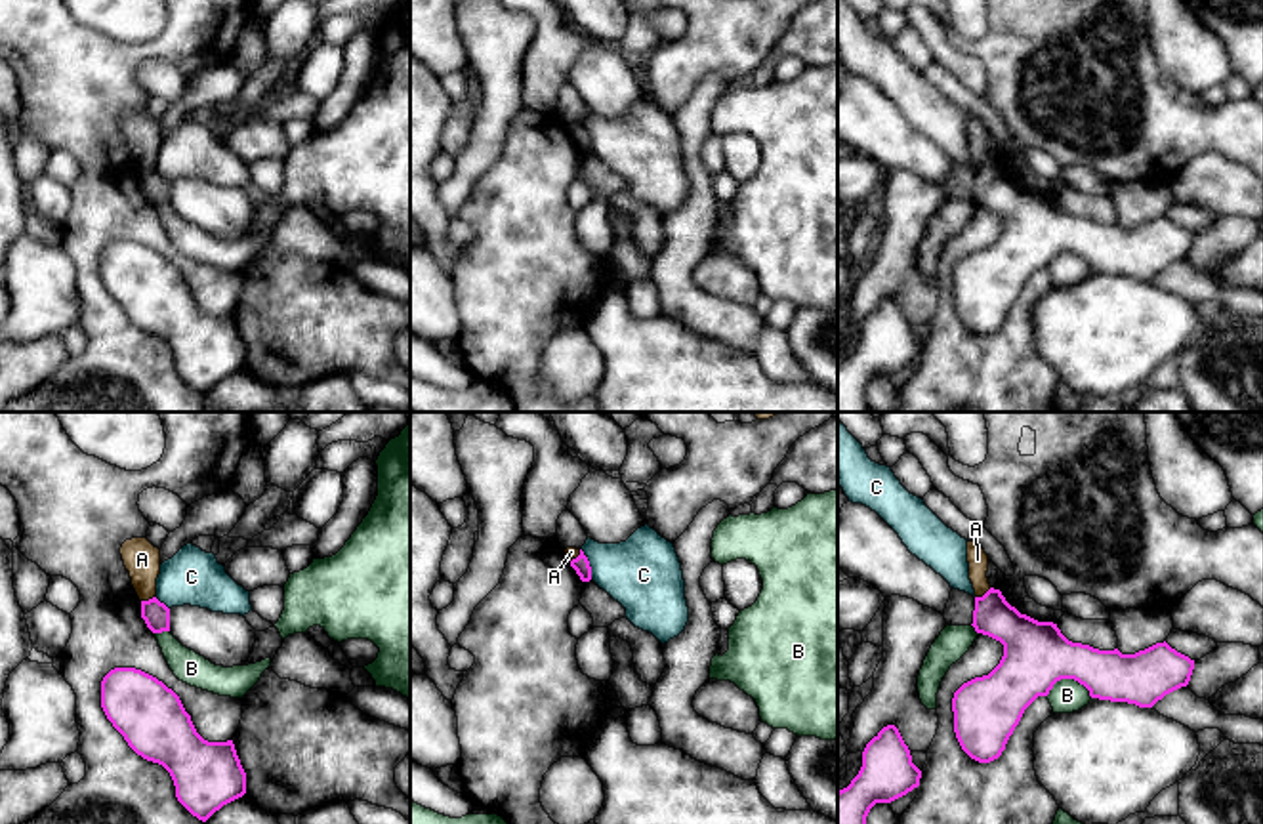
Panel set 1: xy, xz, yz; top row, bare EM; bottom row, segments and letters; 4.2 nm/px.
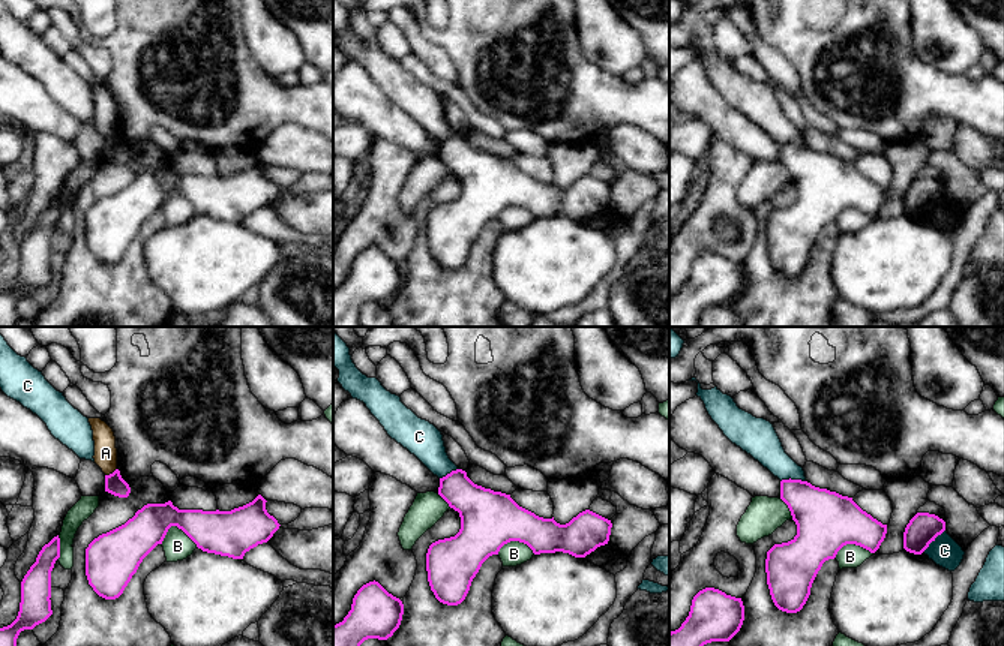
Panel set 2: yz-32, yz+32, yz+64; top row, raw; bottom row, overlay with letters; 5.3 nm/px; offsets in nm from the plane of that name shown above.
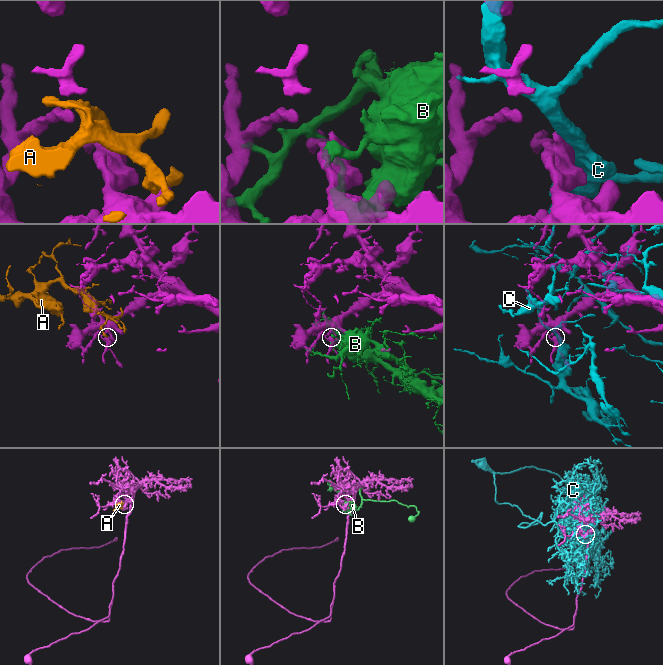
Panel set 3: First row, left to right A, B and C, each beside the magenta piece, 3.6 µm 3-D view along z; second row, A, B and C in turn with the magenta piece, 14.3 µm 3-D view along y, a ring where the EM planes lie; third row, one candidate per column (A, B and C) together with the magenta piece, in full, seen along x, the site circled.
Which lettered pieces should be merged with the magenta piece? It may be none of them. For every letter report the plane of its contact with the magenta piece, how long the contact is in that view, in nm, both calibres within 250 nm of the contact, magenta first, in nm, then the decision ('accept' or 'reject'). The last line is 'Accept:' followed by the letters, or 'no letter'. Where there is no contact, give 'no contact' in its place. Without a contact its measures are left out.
A: meets magenta in yz; contact 80 nm long; 190 nm thick on the magenta side, 90 nm on the other; reject
B: meets magenta in yz; contact 200 nm long; 280 nm thick on the magenta side, 140 nm on the other; reject
C: meets magenta in xz; contact 140 nm long; 70 nm thick on the magenta side, 320 nm on the other; reject
Accept: no letter

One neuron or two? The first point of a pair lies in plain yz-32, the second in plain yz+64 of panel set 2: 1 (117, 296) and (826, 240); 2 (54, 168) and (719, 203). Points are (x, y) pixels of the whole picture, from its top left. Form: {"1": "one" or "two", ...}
{"1": "one", "2": "one"}

